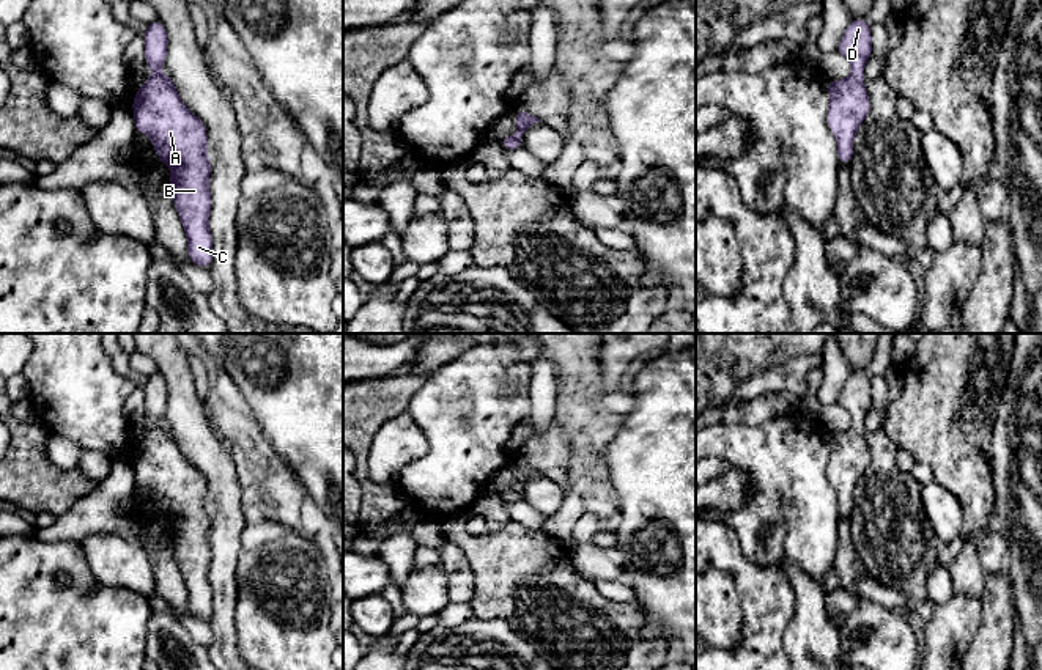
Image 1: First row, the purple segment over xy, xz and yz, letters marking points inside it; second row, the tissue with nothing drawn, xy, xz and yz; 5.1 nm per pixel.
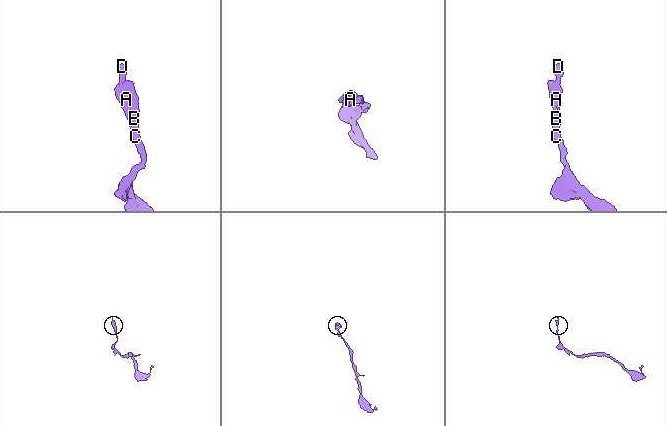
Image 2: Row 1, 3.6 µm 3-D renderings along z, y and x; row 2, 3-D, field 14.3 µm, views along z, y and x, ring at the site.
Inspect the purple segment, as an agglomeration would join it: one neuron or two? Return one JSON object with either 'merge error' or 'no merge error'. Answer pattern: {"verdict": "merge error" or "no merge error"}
{"verdict": "no merge error"}

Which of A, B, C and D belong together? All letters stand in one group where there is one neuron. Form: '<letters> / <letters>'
A B C D

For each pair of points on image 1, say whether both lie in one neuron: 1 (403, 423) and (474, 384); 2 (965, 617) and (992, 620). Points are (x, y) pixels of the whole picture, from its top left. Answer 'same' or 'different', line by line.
1: different
2: different

